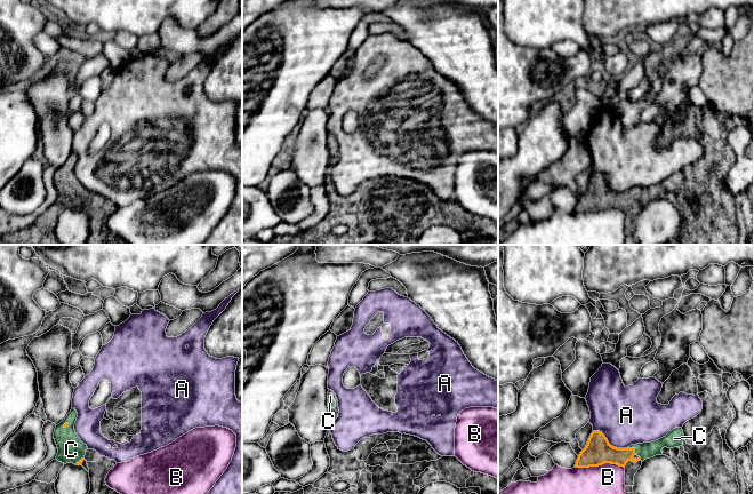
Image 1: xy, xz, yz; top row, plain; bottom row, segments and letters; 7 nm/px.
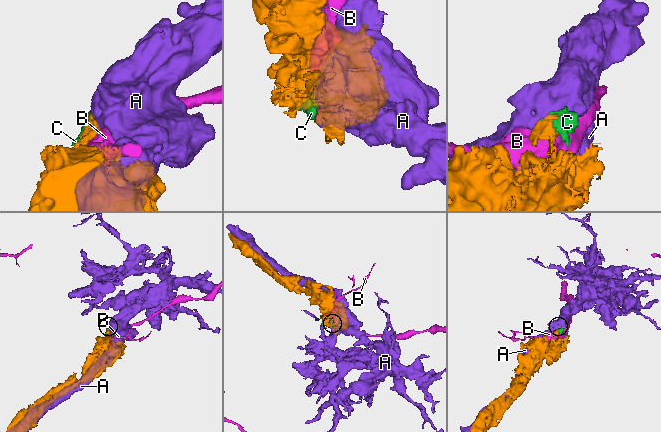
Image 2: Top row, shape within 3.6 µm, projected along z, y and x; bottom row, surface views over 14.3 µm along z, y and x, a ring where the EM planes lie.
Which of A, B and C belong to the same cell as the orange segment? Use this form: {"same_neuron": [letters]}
{"same_neuron": ["C"]}

